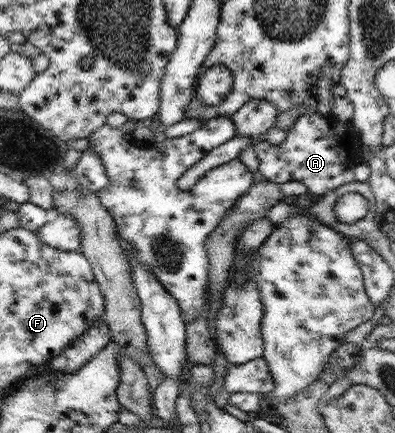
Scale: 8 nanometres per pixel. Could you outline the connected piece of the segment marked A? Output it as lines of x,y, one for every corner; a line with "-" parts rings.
309,111
297,118
275,151
259,151
257,144
254,151
260,161
258,171
265,179
278,184
301,181
311,193
325,195
356,180
354,167
361,160
360,147
359,131
351,120
343,123
333,117

